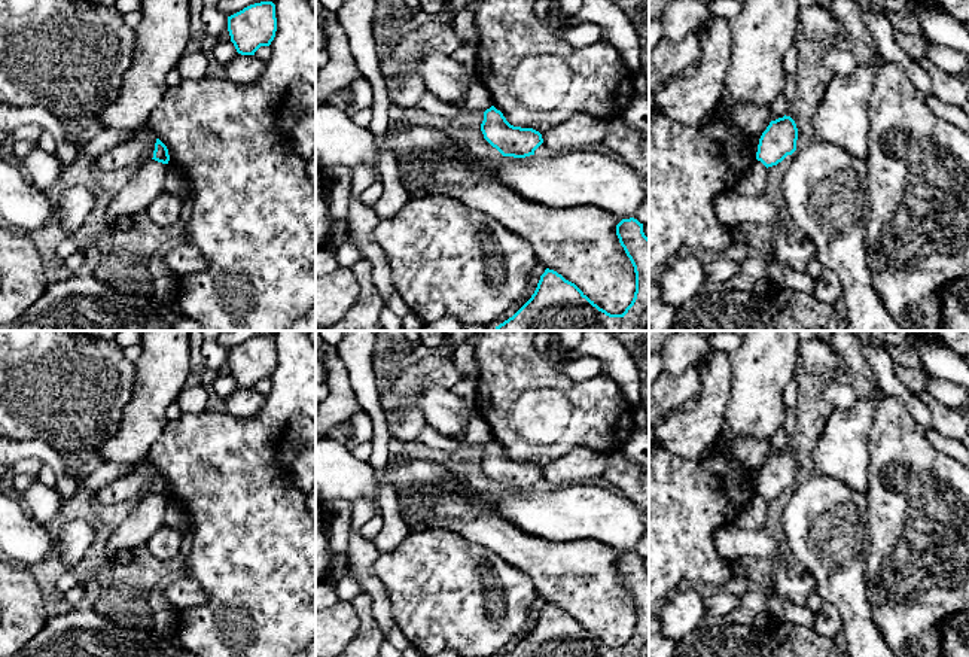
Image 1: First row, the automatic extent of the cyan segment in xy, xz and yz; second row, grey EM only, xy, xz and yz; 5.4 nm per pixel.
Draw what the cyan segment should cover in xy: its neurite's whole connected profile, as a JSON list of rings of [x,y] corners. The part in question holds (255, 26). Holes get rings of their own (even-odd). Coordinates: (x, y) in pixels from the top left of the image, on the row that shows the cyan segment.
[[[260,1],[228,16],[231,42],[241,55],[255,55],[275,37],[277,18],[272,1]]]

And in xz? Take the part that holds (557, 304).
[[[622,219],[616,235],[636,273],[636,292],[622,314],[610,314],[575,283],[546,268],[531,298],[494,331],[649,331],[649,238],[637,219]]]

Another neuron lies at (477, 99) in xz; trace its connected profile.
[[[473,80],[466,94],[461,95],[457,101],[451,103],[460,110],[466,112],[485,112],[493,106],[491,95],[487,88],[479,82]]]

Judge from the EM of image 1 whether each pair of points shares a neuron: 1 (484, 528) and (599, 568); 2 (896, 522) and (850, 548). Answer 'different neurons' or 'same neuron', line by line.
1: same neuron
2: different neurons

